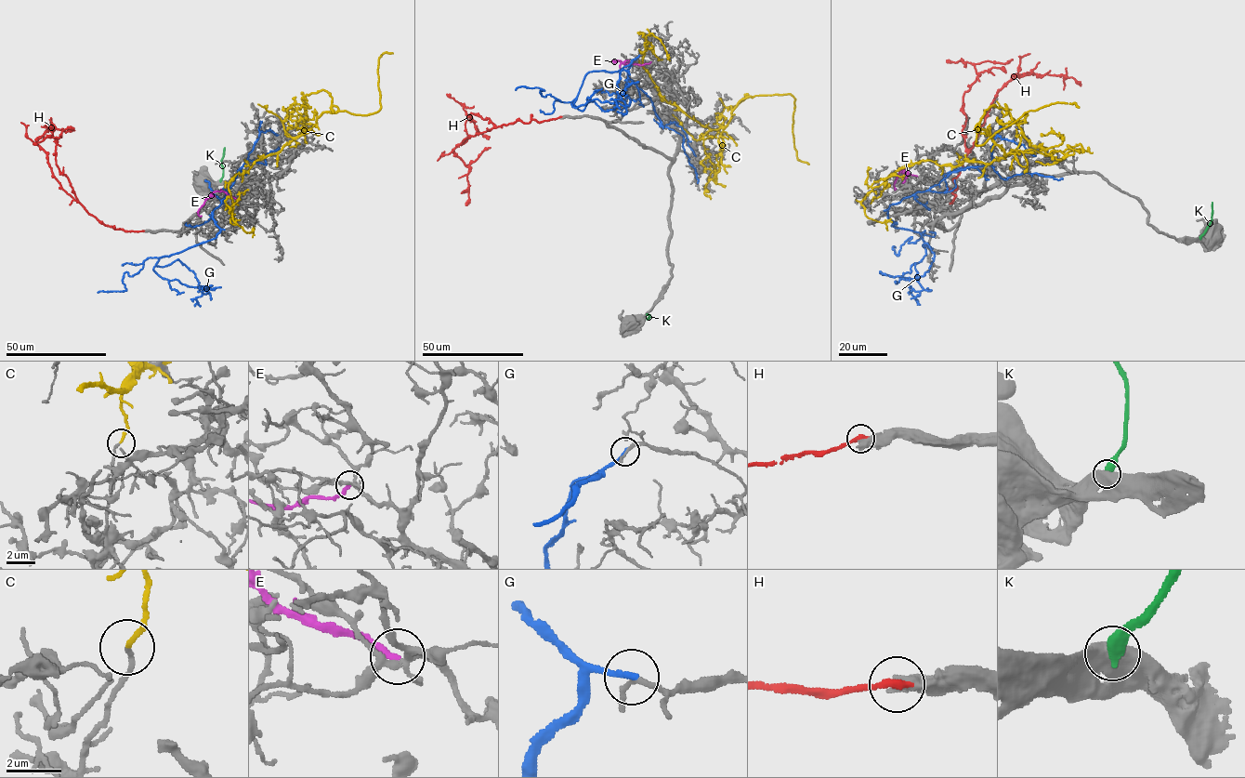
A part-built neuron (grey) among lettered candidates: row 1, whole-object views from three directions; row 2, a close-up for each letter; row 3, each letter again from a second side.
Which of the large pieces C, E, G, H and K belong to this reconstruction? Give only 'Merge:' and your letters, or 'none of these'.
Merge: none of these

